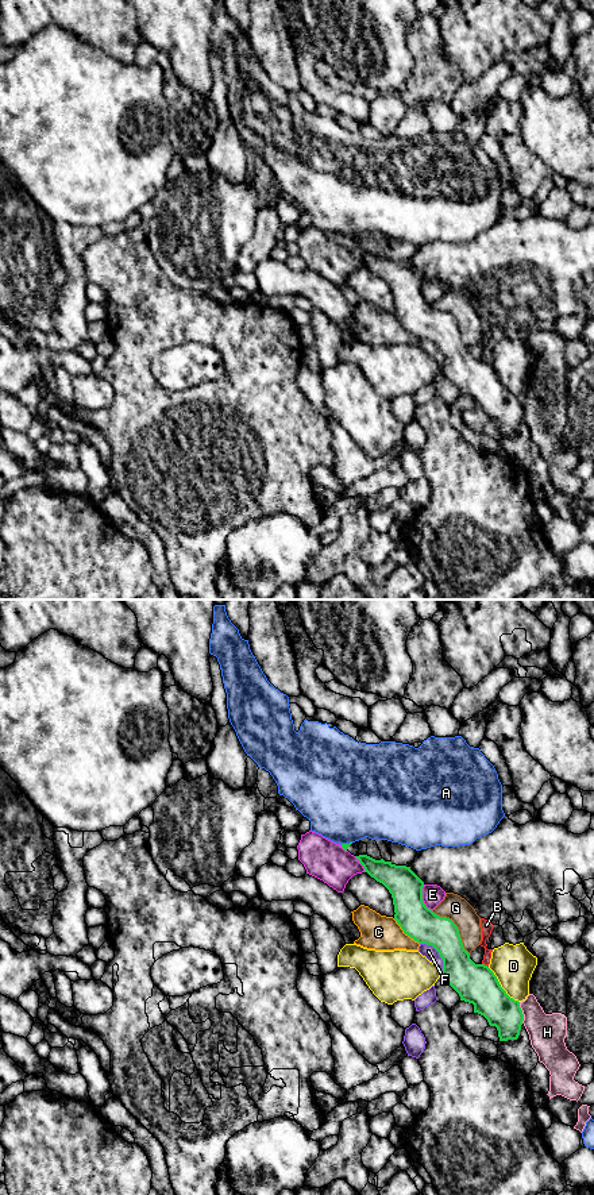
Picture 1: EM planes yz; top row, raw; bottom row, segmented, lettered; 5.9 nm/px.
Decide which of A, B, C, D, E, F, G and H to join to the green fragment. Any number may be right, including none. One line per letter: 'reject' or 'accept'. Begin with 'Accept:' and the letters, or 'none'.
Accept: none
A: reject
B: reject
C: reject
D: reject
E: reject
F: reject
G: reject
H: reject

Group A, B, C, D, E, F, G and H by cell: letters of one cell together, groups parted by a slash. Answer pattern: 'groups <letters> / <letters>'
groups A / B / C / D / E / F / G / H

